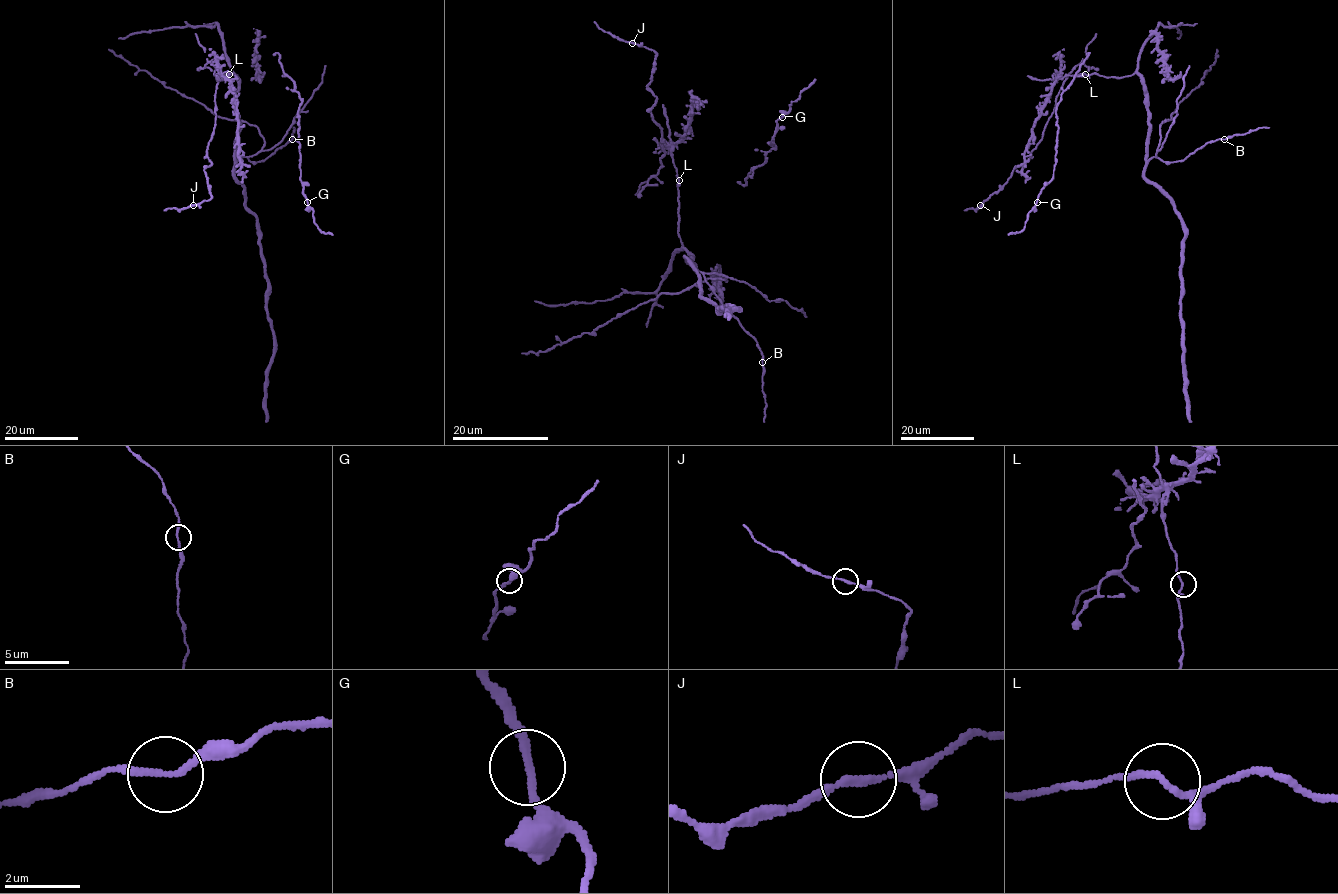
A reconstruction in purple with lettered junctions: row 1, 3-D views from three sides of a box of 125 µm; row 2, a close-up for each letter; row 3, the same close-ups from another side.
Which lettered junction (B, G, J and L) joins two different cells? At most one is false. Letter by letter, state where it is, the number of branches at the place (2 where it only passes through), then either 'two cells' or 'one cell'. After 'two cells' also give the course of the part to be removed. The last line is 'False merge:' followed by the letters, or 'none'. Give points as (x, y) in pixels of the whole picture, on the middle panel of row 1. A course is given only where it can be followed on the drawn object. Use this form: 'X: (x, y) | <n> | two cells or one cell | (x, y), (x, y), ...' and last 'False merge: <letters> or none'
B: (762, 362) | 2 | one cell
G: (782, 117) | 2 | one cell
J: (632, 43) | 2 | one cell
L: (679, 180) | 2 | one cell
False merge: none

